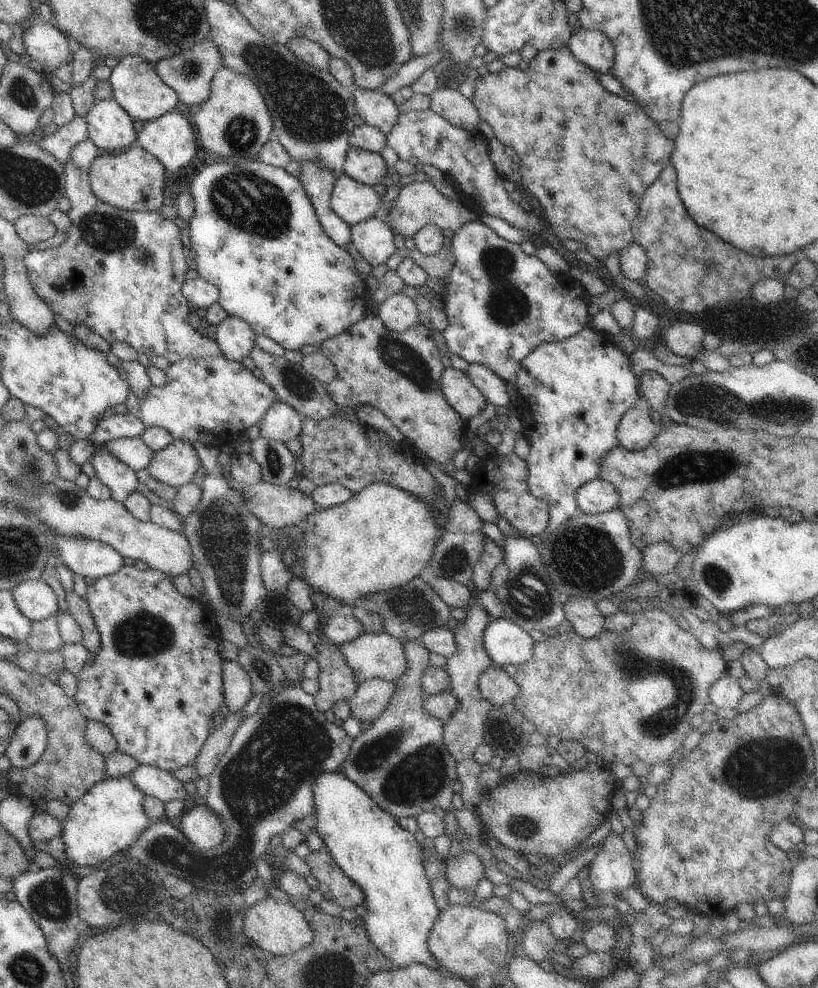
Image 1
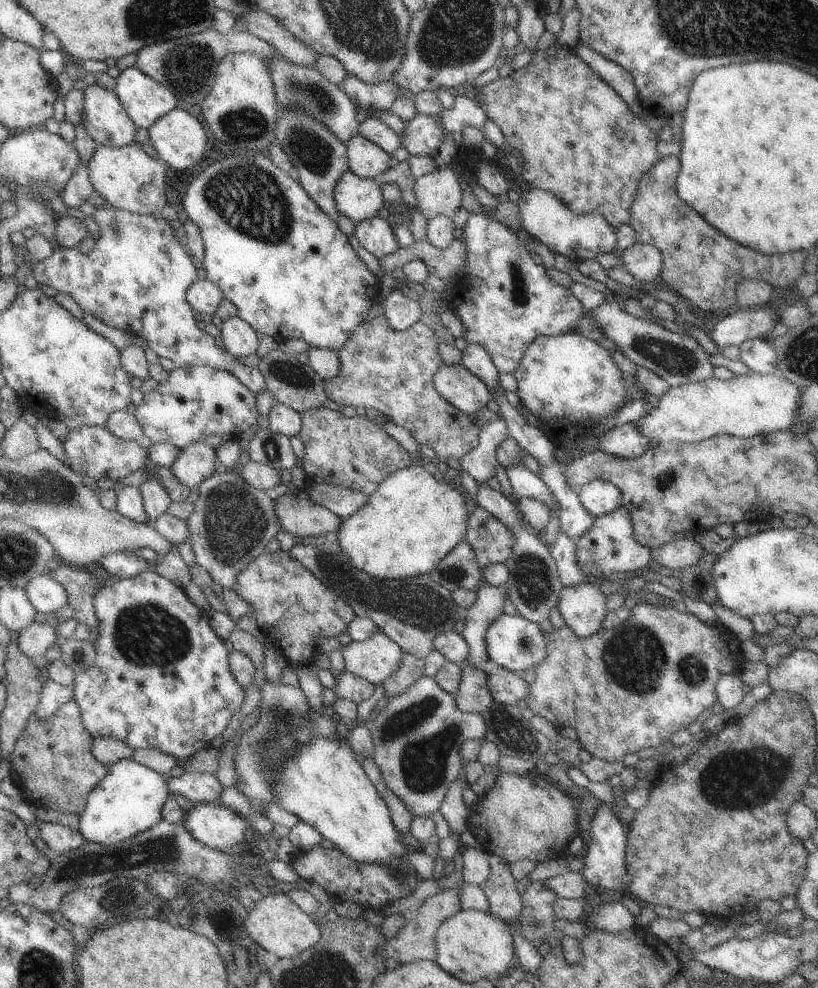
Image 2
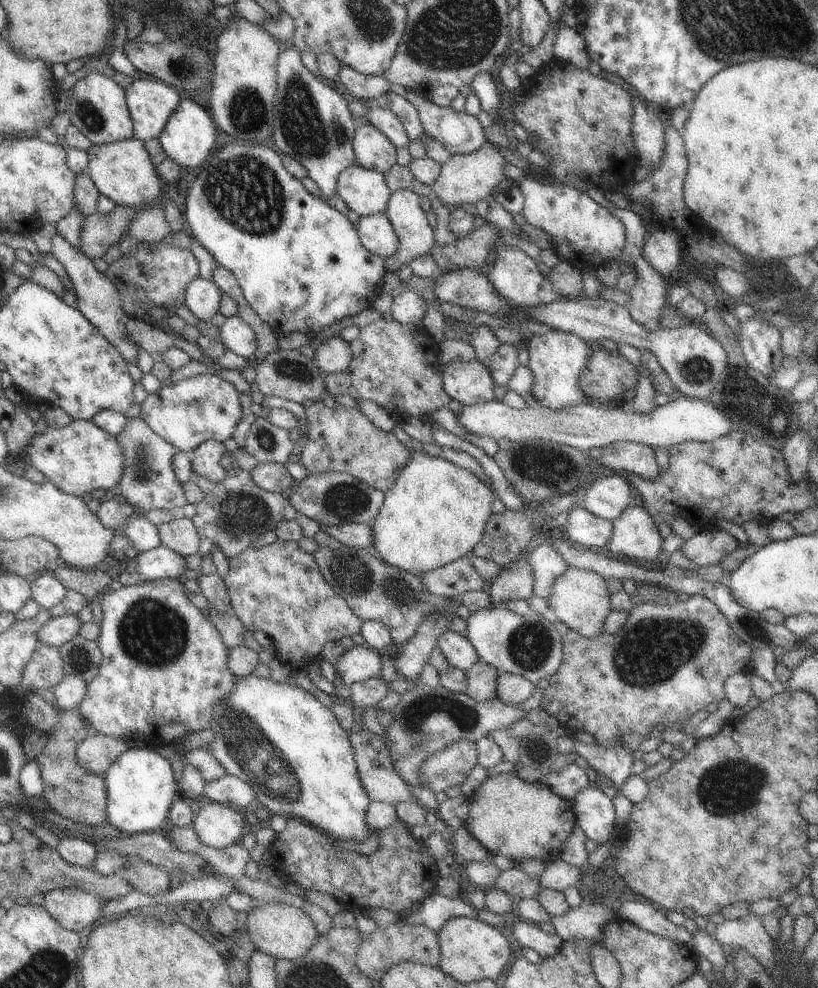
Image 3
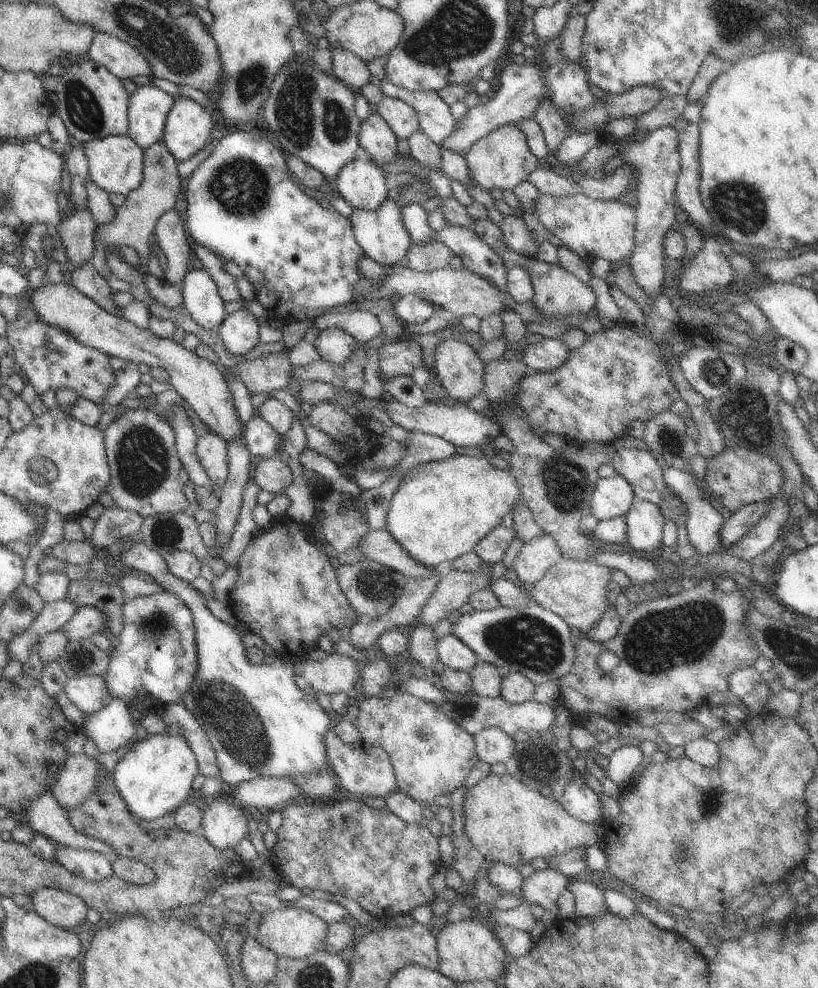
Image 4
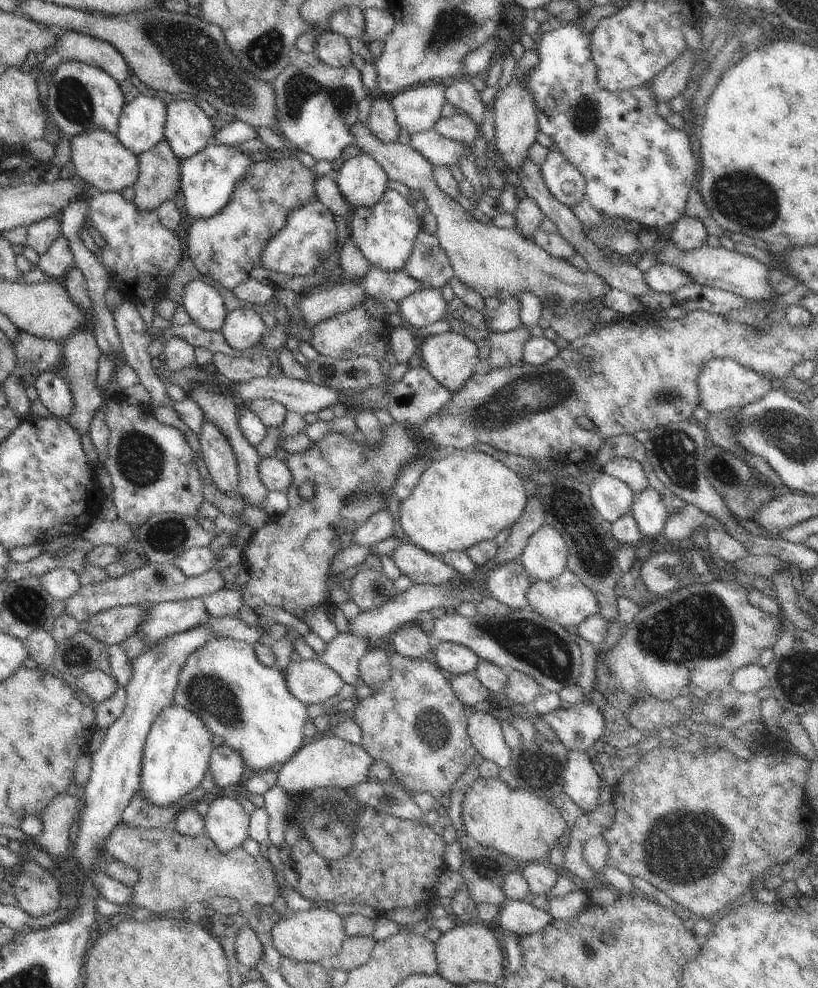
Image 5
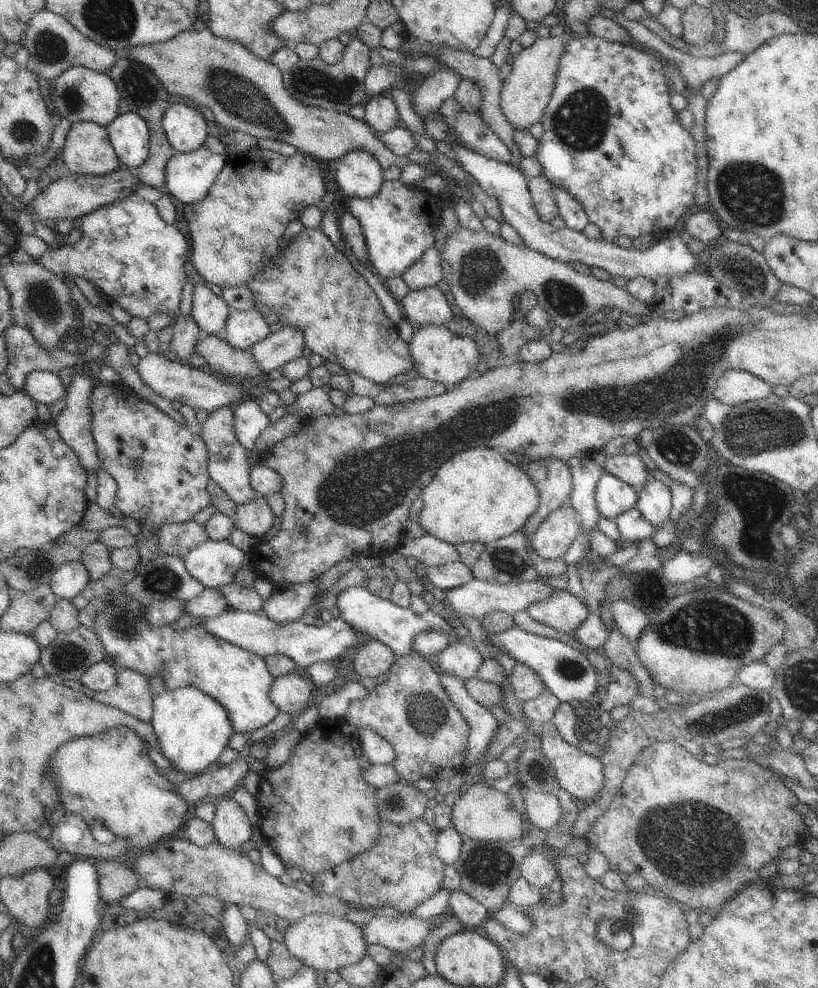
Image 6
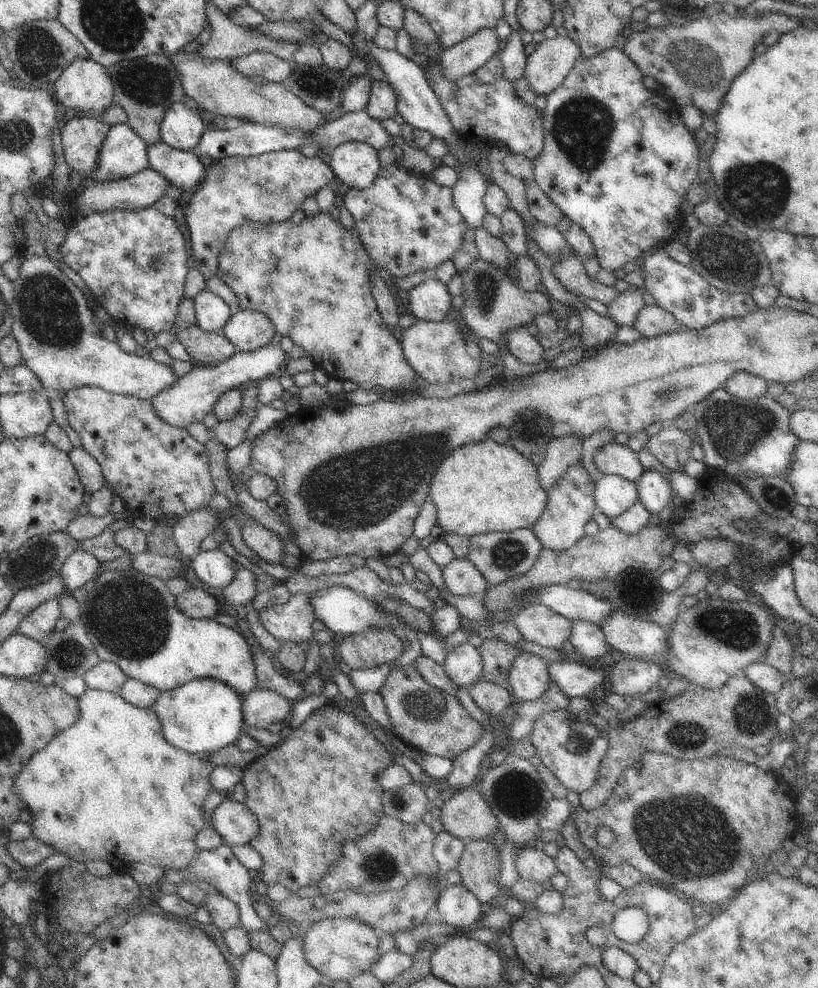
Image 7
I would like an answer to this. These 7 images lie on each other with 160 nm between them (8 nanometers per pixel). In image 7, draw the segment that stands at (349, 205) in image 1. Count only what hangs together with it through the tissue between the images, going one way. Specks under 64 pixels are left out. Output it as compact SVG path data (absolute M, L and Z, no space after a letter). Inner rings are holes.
M362 141L345 142L326 158L335 176L350 189L370 188L381 169L378 151Z

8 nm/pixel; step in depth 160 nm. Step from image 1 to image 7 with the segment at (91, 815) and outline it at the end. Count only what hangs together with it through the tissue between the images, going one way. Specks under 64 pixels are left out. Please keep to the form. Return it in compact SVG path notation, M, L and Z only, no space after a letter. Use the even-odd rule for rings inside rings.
M198 677L183 685L161 691L153 704L166 740L176 748L192 753L215 753L242 736L242 700L227 682L212 677Z

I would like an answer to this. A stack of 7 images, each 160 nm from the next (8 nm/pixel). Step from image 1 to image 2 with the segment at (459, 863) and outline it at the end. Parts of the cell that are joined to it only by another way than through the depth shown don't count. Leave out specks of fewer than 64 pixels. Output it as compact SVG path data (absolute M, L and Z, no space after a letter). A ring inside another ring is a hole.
M452 833L450 836L457 842L457 852L462 857L461 873L466 885L483 887L491 875L490 853L484 848L472 848L464 845L461 834Z

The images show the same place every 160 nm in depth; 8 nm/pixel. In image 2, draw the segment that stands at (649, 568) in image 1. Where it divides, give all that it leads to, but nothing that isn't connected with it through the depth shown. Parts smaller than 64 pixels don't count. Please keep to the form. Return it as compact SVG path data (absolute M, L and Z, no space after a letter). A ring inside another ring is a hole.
M674 538L658 548L654 558L663 566L663 569L682 570L682 568L696 565L704 554L706 551L694 538Z

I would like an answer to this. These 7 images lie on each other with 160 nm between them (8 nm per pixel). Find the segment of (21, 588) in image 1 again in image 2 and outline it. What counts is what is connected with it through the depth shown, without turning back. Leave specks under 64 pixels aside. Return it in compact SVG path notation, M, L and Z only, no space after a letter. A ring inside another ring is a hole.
M50 571L34 577L25 586L25 589L34 608L40 613L57 611L67 603L64 587Z

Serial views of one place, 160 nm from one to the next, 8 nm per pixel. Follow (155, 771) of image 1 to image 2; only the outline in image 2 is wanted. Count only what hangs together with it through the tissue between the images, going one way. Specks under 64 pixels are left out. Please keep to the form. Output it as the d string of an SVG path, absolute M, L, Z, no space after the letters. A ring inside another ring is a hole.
M184 773L179 778L166 777L169 794L180 794L195 804L220 803L225 787L212 773Z

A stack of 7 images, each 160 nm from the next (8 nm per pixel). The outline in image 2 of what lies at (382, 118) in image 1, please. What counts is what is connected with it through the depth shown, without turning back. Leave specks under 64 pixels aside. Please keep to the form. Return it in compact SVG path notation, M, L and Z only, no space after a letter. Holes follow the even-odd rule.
M354 75L345 78L341 89L353 100L360 102L366 108L374 110L390 110L393 102L404 92L391 78L378 84L360 80Z

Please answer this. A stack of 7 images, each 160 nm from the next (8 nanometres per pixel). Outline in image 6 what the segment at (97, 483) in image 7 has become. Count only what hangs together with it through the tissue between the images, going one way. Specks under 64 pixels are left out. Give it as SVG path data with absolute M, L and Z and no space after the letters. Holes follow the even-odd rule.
M75 371L66 394L67 405L56 418L54 427L61 439L76 453L80 466L95 474L101 468L95 440L91 433L89 396L98 380ZM79 372L79 374L77 374Z

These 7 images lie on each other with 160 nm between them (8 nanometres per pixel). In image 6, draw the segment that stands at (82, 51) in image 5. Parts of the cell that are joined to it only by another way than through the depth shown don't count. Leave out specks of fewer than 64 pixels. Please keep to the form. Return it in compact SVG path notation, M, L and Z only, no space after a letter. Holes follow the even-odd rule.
M46 8L37 12L29 20L27 28L23 30L20 45L28 49L28 56L30 56L26 64L28 70L48 82L55 81L65 70L76 65L108 73L118 57L113 50L89 41L63 16L48 11Z

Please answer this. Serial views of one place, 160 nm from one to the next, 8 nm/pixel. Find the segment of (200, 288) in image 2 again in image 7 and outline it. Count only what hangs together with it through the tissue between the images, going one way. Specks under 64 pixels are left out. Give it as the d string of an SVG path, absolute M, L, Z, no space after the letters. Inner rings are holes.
M207 288L197 294L194 299L197 325L209 333L222 332L232 315L224 299Z

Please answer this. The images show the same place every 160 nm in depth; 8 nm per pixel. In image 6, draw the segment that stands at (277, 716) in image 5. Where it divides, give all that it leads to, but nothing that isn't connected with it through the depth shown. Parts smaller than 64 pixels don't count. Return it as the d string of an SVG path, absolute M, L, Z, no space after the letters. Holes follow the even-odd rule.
M116 596L114 602L104 603L96 614L92 614L93 630L96 630L99 641L104 645L106 656L113 659L116 668L136 671L147 678L161 676L166 691L194 687L209 694L226 708L235 733L256 732L258 728L266 726L276 718L277 708L269 699L269 690L275 678L267 669L265 658L240 646L218 640L206 634L204 630L198 630L198 627L182 631L174 630L171 626L151 625L144 616L147 612L146 606L148 606L146 600L132 602L124 596Z

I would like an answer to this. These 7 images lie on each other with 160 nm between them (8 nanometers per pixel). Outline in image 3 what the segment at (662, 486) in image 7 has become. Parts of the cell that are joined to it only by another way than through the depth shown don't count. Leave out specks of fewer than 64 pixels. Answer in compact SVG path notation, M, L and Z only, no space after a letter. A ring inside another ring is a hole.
M630 504L613 523L613 535L605 551L642 564L657 563L662 553L663 538L646 509Z

